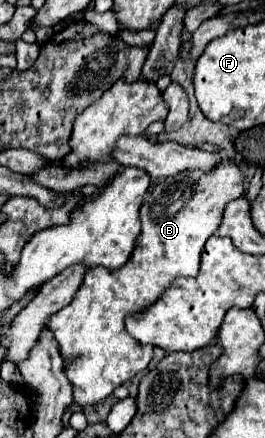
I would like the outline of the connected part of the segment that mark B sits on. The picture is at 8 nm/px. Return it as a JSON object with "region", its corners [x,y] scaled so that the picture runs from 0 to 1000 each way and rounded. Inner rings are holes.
{"region":[[[838,361],[785,393],[702,388],[664,406],[596,411],[551,443],[528,475],[536,530],[498,589],[438,616],[392,616],[385,607],[340,612],[279,689],[196,717],[174,740],[226,785],[234,817],[257,826],[249,858],[279,877],[287,922],[362,922],[408,909],[430,886],[558,836],[581,795],[513,785],[498,767],[475,767],[468,726],[566,699],[657,635],[747,626],[777,548],[823,525],[853,466],[913,443],[913,393],[860,361]]]}

